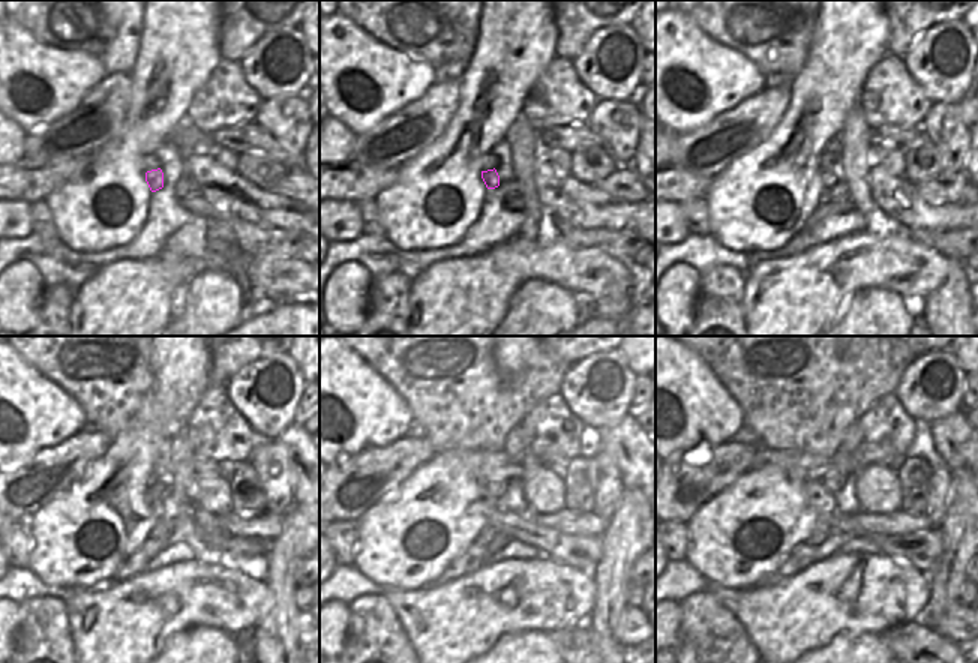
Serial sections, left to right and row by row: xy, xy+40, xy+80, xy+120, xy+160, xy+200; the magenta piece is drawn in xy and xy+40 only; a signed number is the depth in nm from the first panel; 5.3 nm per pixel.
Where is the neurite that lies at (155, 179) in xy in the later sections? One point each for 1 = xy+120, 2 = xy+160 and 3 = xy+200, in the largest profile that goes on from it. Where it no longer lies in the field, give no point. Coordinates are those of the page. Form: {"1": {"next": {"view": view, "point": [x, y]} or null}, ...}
{"1": {"next": {"view": "xy+120", "point": [155, 506]}}, "2": {"next": {"view": "xy+160", "point": [491, 503]}}, "3": {"next": {"view": "xy+200", "point": [816, 495]}}}

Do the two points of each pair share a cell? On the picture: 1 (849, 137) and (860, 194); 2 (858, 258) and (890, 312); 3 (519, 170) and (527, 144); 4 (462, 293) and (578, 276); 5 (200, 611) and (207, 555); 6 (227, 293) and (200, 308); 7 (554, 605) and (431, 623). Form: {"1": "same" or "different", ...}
{"1": "same", "2": "different", "3": "same", "4": "same", "5": "different", "6": "same", "7": "same"}

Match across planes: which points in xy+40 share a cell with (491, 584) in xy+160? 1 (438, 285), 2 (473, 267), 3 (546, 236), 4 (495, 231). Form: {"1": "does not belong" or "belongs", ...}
{"1": "belongs", "2": "belongs", "3": "does not belong", "4": "does not belong"}

